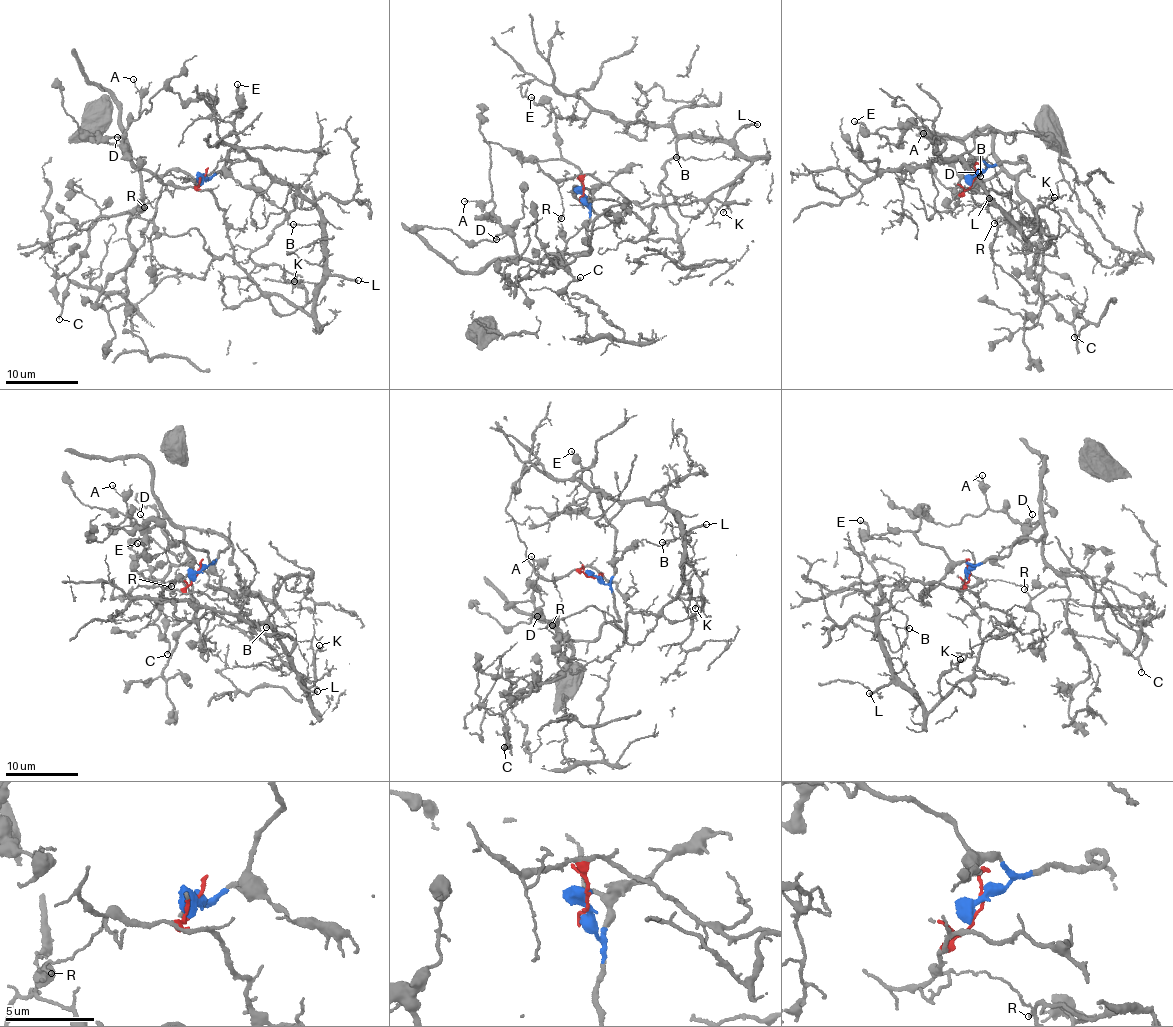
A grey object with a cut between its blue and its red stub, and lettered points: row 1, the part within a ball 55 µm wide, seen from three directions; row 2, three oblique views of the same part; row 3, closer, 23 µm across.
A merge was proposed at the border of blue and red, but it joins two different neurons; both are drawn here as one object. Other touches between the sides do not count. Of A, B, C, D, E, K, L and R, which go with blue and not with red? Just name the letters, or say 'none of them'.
A, C, D, E

